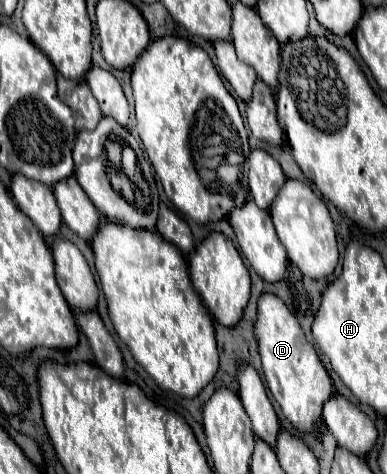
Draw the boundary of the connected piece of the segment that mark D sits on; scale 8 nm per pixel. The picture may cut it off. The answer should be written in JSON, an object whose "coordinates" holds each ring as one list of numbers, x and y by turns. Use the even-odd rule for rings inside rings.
{"coordinates":[[266,293,258,299,254,337,260,347,264,379,284,415,298,431,314,431,314,427,322,423,322,405,332,397,332,383,296,317,272,293]]}

